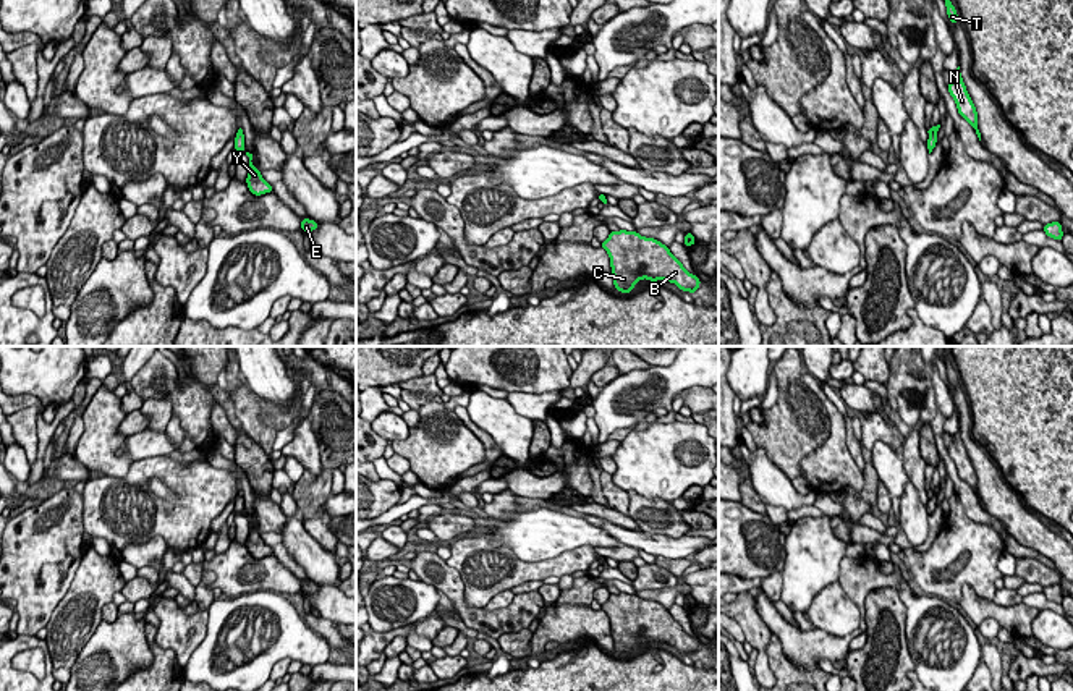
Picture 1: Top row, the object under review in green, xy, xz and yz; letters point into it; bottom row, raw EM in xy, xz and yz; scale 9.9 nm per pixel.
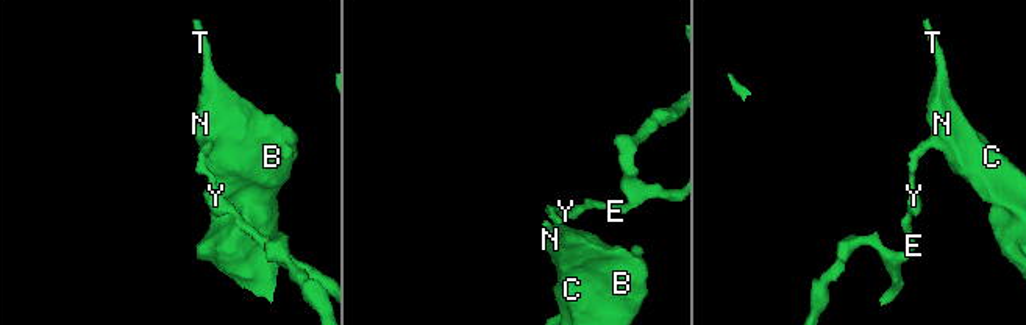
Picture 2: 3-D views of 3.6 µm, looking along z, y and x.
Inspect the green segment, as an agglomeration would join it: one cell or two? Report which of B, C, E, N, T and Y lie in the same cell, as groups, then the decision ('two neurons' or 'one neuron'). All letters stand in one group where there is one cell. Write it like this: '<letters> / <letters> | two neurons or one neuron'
B C N T / E Y | two neurons

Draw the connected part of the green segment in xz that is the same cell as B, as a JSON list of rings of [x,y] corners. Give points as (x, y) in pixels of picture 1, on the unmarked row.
[[[610,594],[600,605],[610,620],[615,652],[628,657],[646,641],[667,642],[680,652],[696,655],[701,647],[698,638],[689,636],[659,602],[641,599],[638,594]]]

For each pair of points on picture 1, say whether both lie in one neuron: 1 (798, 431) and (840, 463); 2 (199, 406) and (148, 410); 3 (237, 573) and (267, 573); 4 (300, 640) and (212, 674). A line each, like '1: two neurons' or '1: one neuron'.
1: two neurons
2: two neurons
3: one neuron
4: one neuron

